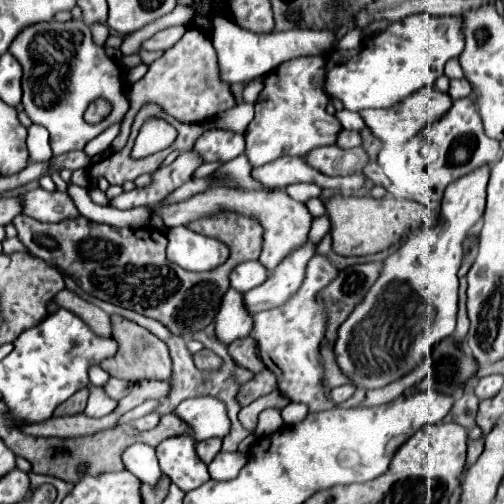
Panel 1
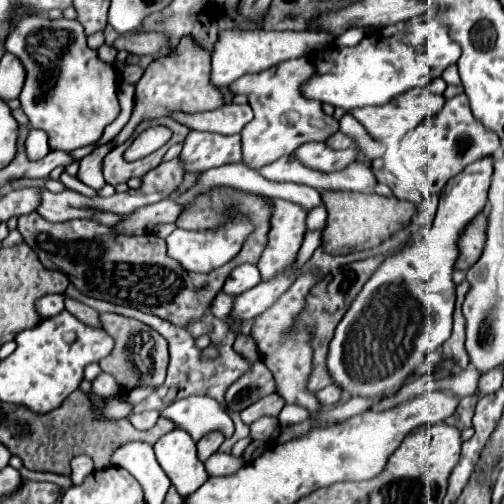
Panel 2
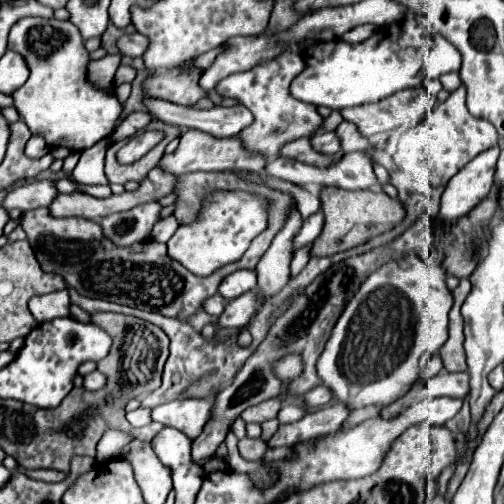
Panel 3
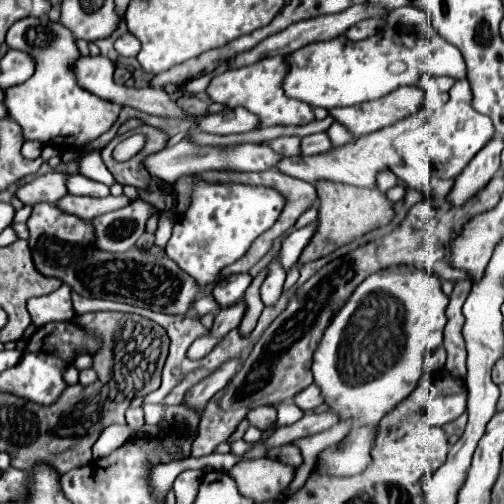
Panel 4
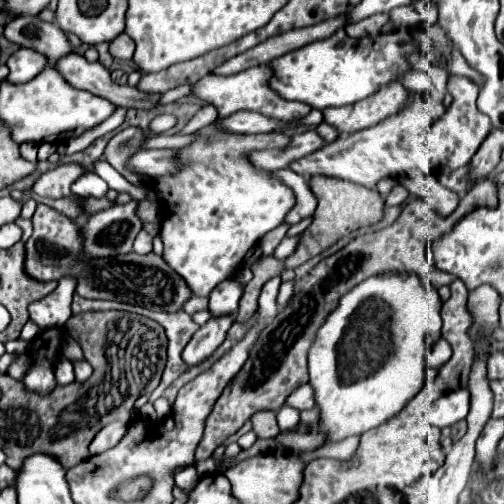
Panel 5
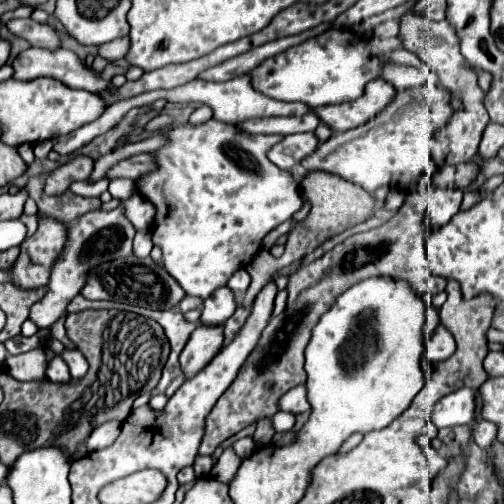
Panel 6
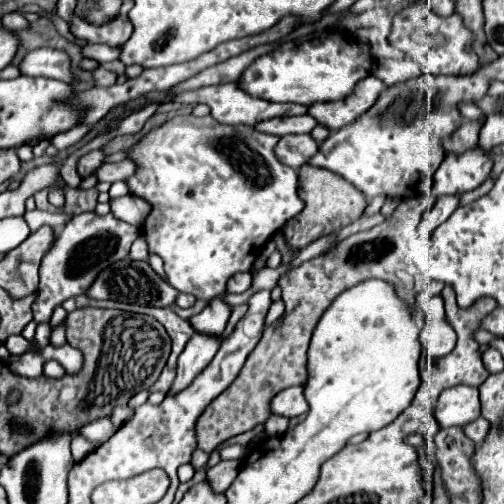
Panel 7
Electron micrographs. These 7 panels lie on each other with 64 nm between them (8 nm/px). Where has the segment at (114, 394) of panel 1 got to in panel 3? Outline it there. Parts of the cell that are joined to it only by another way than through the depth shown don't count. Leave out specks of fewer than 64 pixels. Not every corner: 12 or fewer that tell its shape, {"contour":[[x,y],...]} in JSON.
{"contour":[[98,370],[84,376],[86,390],[102,388],[106,376]]}

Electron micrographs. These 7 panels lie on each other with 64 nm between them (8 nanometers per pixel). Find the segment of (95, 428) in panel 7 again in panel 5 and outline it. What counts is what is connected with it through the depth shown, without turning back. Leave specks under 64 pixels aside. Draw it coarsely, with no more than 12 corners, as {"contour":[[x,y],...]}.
{"contour":[[106,424],[90,442],[90,454],[100,454],[120,442],[127,425]]}

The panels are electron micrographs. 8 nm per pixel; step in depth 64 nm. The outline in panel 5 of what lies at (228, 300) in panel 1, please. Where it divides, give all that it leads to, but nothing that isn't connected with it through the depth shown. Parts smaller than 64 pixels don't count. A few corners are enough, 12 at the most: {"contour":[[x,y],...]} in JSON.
{"contour":[[192,296],[184,304],[184,312],[206,310],[208,298]]}

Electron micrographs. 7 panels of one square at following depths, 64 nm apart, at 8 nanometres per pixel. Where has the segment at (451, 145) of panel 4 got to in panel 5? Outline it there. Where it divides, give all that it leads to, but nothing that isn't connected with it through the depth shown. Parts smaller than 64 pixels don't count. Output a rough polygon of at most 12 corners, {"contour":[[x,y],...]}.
{"contour":[[448,74],[454,102],[428,132],[438,174],[466,166],[492,128],[480,88]]}

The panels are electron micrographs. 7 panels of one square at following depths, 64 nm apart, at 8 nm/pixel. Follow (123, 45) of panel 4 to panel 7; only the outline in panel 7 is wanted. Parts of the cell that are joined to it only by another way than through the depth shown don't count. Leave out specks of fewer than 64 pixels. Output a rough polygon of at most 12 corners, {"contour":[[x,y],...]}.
{"contour":[[104,44],[82,48],[84,58],[100,64],[116,60],[120,48]]}

